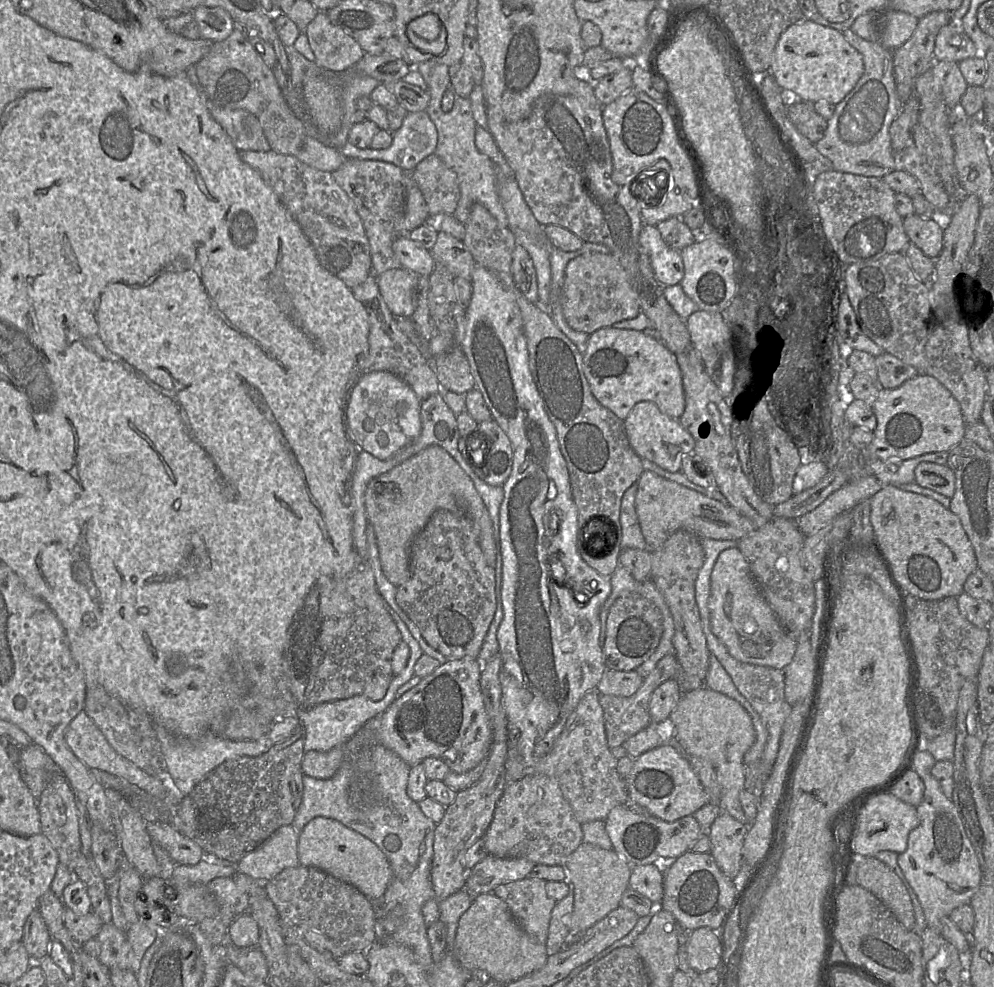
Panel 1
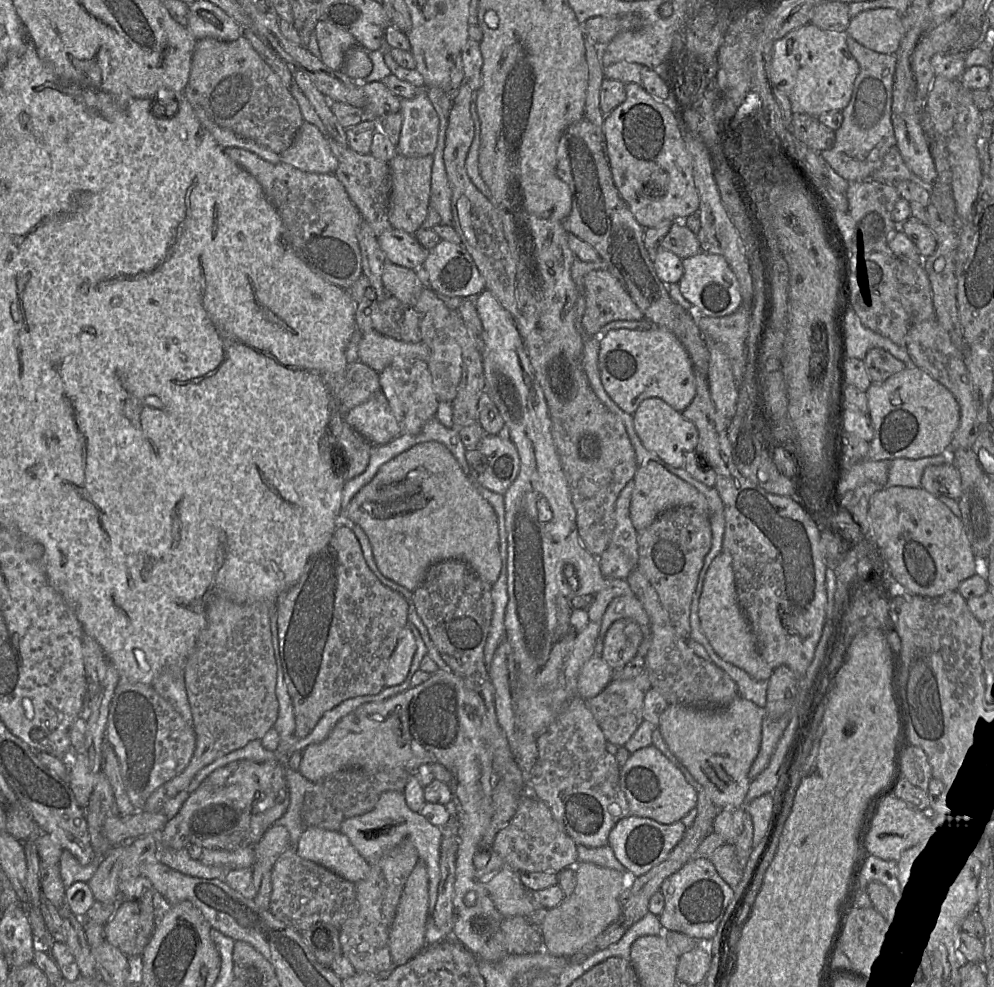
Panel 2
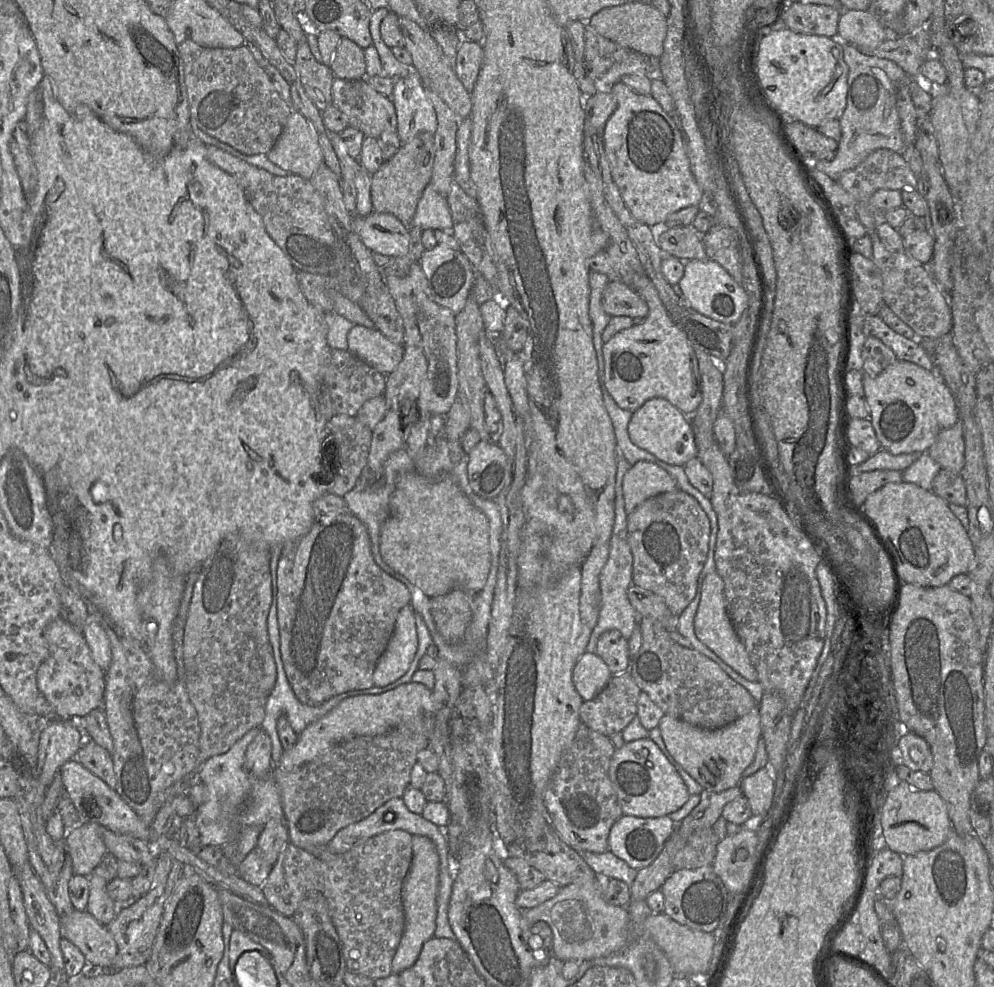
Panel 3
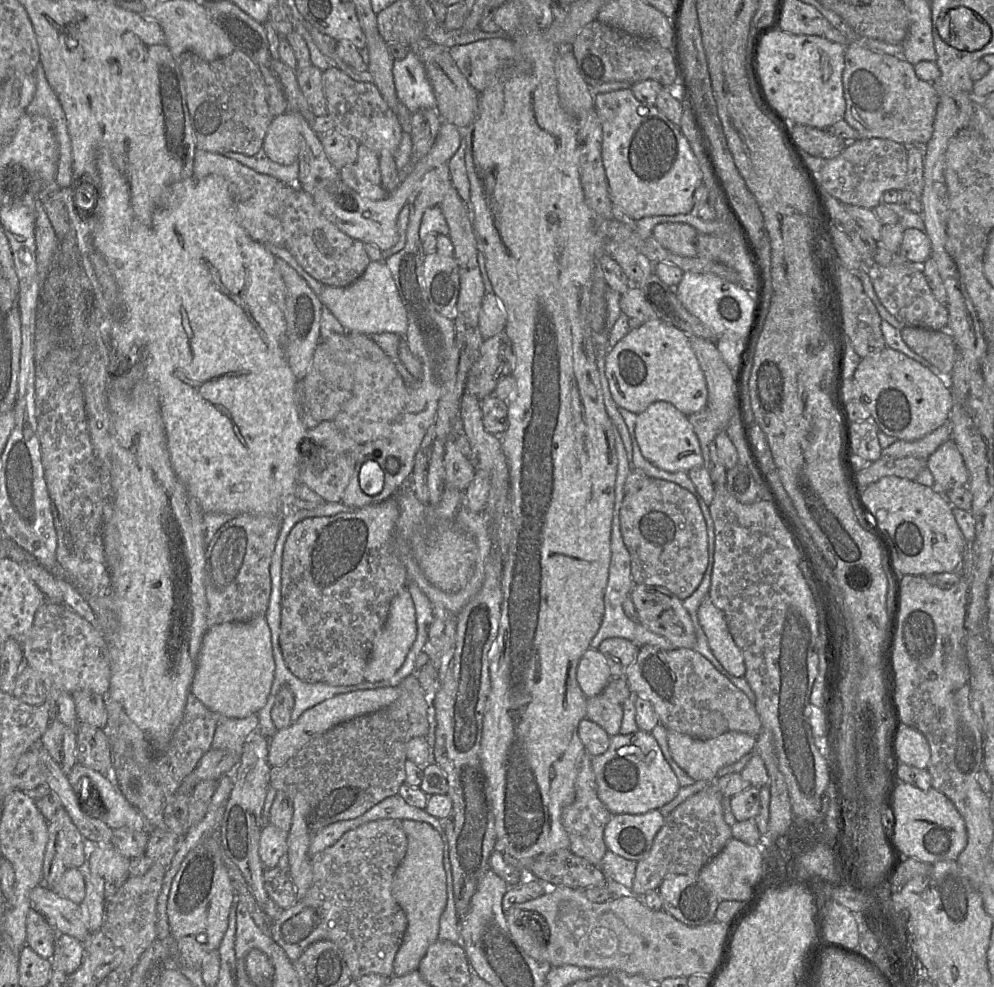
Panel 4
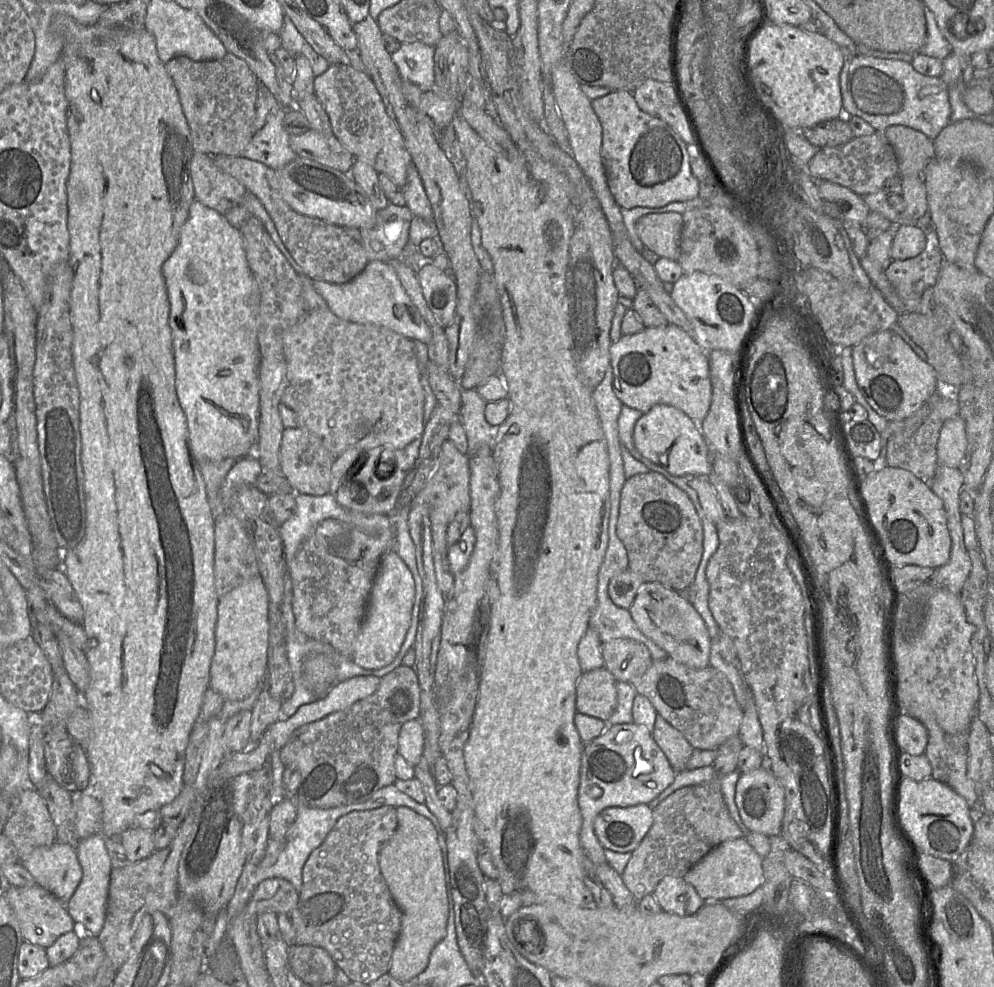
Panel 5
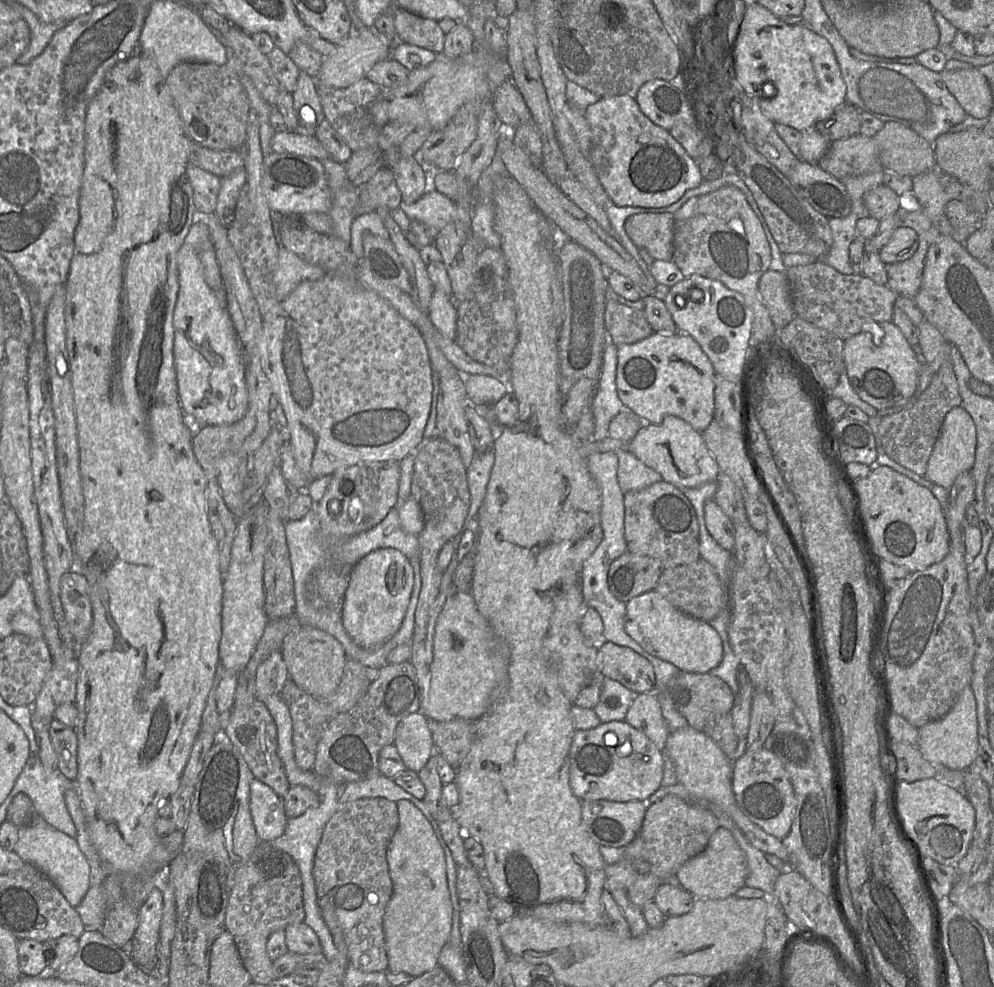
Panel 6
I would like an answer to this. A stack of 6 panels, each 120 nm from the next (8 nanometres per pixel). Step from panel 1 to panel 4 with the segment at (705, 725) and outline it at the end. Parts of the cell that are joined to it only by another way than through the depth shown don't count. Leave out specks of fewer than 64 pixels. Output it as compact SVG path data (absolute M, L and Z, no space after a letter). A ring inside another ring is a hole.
M672 729L667 731L668 745L676 763L695 781L714 782L718 772L739 761L744 755L755 749L757 736L730 731L708 740L701 740Z

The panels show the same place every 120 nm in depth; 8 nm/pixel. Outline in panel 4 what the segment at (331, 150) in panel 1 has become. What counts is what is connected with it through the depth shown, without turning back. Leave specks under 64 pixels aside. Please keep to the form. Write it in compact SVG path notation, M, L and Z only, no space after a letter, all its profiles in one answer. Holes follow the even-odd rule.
M291 111L274 117L264 138L266 155L274 162L289 165L298 160L302 149L299 117Z

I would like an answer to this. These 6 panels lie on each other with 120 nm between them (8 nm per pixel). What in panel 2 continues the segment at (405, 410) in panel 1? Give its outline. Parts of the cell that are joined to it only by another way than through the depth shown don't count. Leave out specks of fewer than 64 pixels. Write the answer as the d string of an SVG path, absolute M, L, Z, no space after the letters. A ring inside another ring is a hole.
M382 390L346 412L344 420L372 445L384 445L402 432Z

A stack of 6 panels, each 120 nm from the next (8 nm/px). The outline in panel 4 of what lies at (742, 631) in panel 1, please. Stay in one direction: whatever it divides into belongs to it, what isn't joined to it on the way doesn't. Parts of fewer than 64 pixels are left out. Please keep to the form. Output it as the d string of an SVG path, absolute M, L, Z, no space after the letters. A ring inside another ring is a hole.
M707 596L699 606L697 617L713 655L732 675L744 677L744 657L728 629L724 613Z

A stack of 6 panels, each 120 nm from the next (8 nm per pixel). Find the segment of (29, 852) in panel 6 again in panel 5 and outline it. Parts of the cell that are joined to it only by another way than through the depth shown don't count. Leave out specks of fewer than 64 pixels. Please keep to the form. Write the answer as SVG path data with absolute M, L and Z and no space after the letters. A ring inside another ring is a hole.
M57 841L49 846L37 847L19 863L30 872L38 885L54 894L64 904L72 898L83 877L76 848Z

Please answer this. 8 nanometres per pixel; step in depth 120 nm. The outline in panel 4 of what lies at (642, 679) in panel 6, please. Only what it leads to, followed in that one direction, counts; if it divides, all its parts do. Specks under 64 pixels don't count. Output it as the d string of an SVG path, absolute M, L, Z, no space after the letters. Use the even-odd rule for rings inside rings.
M613 637L603 640L598 650L606 658L612 677L626 677L637 658L639 647L628 639Z

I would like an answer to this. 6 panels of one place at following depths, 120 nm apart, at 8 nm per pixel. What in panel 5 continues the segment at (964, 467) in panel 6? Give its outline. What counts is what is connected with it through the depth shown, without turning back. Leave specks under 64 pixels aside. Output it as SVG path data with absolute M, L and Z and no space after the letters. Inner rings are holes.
M959 415L947 419L937 443L937 464L959 468L966 457L968 440L965 421Z

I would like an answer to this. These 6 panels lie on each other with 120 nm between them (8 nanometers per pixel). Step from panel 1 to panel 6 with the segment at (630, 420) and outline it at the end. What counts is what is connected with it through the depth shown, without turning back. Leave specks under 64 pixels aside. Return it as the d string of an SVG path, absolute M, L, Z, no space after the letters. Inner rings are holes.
M672 415L666 416L660 424L646 423L636 436L627 442L625 449L658 472L665 482L676 488L696 488L716 481L720 472L702 433L685 420Z

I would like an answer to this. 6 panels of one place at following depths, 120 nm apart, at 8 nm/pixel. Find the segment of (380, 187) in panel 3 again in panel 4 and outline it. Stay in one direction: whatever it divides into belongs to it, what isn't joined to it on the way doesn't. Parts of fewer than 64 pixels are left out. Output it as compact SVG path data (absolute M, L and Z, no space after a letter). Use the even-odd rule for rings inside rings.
M419 109L412 115L411 131L410 136L412 140L412 156L411 162L408 168L398 171L397 174L397 186L393 190L387 190L388 193L393 192L409 175L413 165L422 160L431 150L436 140L439 127L442 123L442 118L437 110L435 109Z

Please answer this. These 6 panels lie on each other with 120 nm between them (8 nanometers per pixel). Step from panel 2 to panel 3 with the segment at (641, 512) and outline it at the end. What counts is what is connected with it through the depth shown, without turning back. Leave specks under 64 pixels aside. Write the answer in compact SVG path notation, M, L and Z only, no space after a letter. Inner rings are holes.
M638 461L631 465L623 479L623 495L627 515L646 499L678 490L669 473L653 462Z

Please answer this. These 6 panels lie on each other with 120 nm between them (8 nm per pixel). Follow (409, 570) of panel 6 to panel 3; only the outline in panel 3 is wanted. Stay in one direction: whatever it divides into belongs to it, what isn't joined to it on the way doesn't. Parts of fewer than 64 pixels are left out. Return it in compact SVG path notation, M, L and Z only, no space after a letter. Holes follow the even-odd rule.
M411 604L400 609L393 634L373 672L376 687L387 686L409 669L418 647L414 610Z

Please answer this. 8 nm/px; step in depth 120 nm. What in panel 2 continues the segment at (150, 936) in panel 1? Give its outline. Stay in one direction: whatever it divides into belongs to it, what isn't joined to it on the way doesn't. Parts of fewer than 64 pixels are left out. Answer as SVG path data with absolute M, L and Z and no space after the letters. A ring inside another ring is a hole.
M151 883L151 887L136 899L119 898L114 914L104 925L104 940L133 960L139 959L158 924L158 916L156 916L156 909L153 908L152 903L153 889Z

